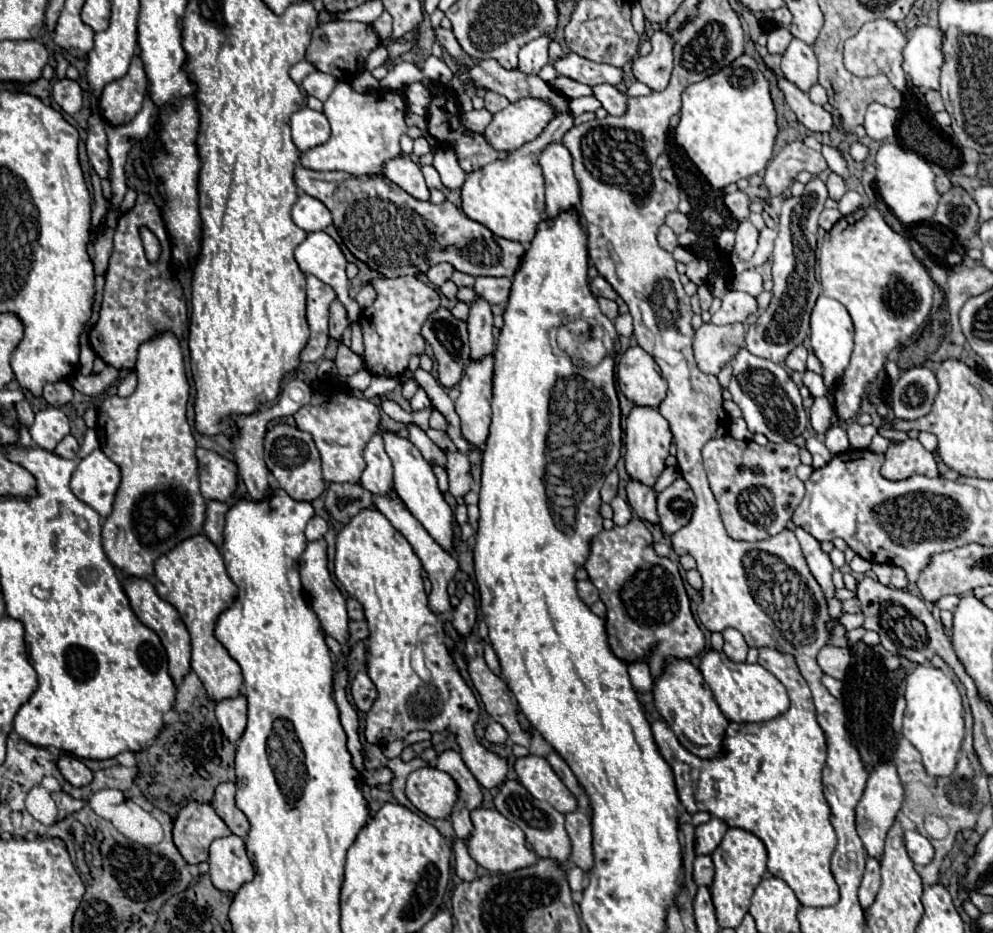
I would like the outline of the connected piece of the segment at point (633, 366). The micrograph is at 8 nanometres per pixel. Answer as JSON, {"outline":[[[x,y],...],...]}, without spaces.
{"outline":[[[638,345],[622,355],[618,365],[618,385],[626,399],[640,407],[658,407],[668,391],[656,361]]]}

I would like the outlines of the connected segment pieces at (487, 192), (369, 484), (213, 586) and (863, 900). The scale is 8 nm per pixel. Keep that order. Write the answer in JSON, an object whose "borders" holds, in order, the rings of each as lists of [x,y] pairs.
{"borders":[[[[594,95],[572,99],[568,103],[570,111],[555,115],[540,137],[512,151],[508,159],[494,161],[478,171],[468,173],[466,183],[462,187],[462,209],[466,217],[486,225],[498,237],[518,241],[518,243],[530,243],[532,237],[536,235],[538,225],[544,221],[544,175],[542,175],[538,157],[544,145],[562,140],[562,135],[572,127],[574,117],[582,115],[584,111],[596,111],[598,107],[600,107],[600,101]]],[[[374,433],[374,437],[368,441],[366,451],[364,451],[364,461],[366,469],[362,473],[360,485],[368,489],[370,493],[384,493],[388,495],[394,491],[394,481],[392,481],[392,463],[390,457],[384,451],[382,443],[382,433]]],[[[204,535],[186,539],[156,561],[156,591],[164,601],[180,611],[180,619],[184,621],[192,641],[190,667],[200,677],[208,697],[212,701],[224,701],[224,697],[238,697],[242,689],[240,665],[214,637],[214,627],[220,613],[224,613],[234,603],[238,593],[236,585],[226,573],[220,549]]],[[[868,857],[866,859],[866,871],[864,871],[864,877],[862,877],[862,885],[860,885],[860,891],[858,891],[860,905],[864,909],[874,903],[878,889],[880,889],[880,861],[876,857]]]]}

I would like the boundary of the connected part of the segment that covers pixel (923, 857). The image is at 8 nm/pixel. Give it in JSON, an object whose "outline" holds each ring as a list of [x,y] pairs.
{"outline":[[[904,831],[904,843],[906,843],[906,849],[908,849],[910,859],[916,865],[928,865],[932,861],[934,847],[928,841],[928,837],[920,835],[918,831]]]}

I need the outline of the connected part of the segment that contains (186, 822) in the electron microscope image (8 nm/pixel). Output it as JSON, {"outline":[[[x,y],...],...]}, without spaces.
{"outline":[[[188,803],[174,819],[174,843],[190,865],[206,861],[210,843],[228,835],[230,829],[208,803]]]}

